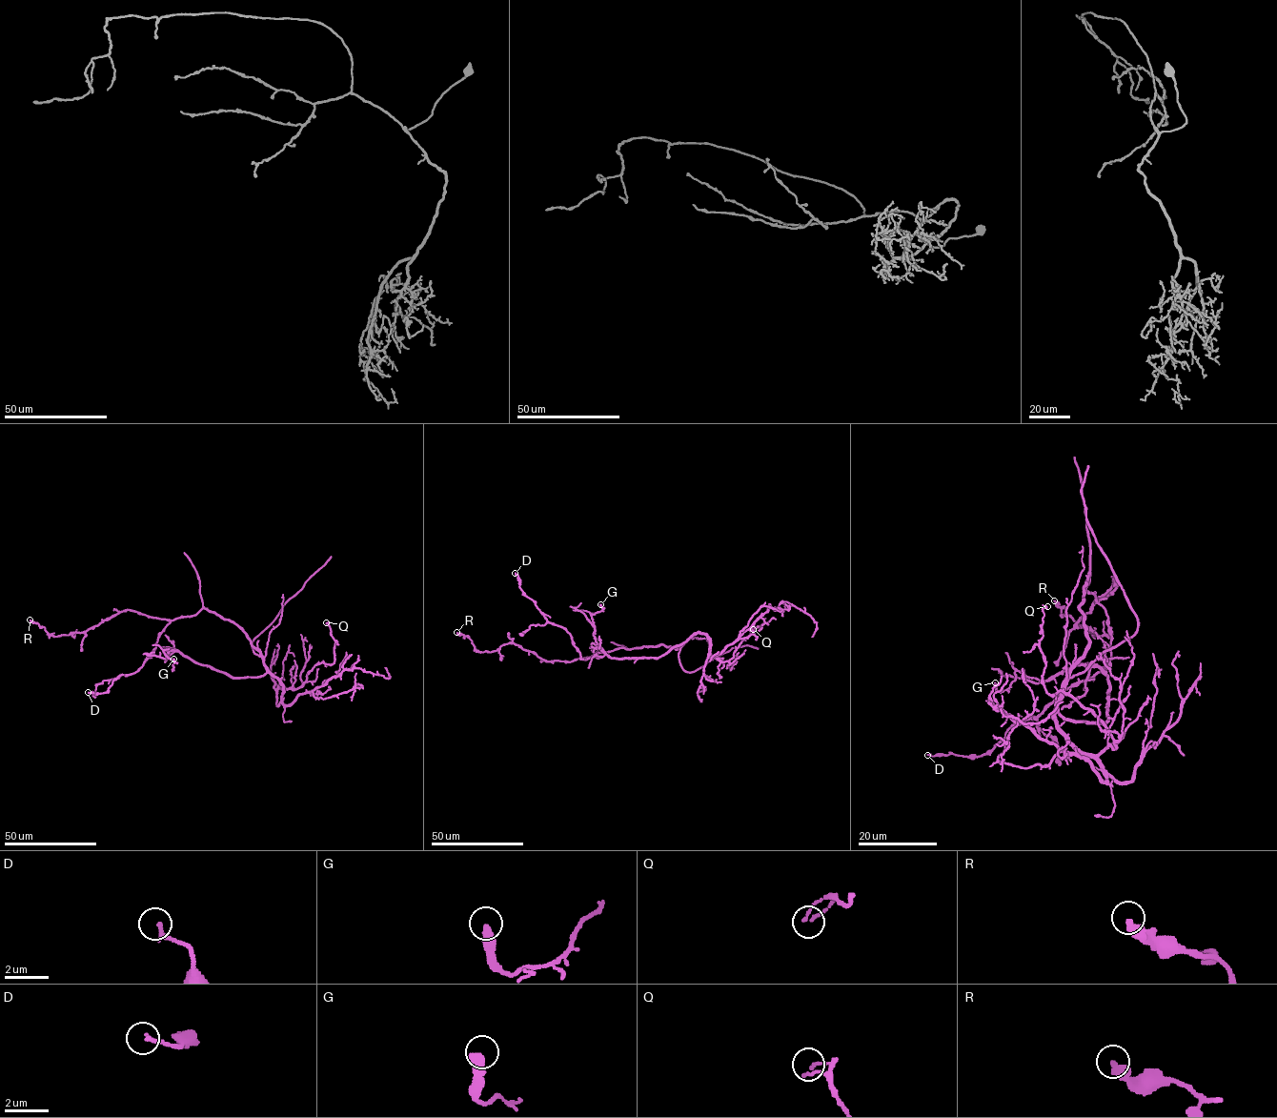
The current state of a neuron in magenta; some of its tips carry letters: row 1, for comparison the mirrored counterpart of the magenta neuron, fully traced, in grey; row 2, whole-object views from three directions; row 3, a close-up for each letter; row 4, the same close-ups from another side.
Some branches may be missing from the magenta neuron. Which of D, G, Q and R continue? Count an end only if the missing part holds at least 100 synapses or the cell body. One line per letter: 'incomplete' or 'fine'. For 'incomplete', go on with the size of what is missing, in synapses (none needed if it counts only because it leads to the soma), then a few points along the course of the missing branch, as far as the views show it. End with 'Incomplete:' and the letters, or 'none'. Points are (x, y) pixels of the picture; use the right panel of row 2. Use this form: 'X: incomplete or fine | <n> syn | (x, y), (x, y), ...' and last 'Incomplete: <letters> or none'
D: fine
G: fine
Q: fine
R: fine
Incomplete: none

